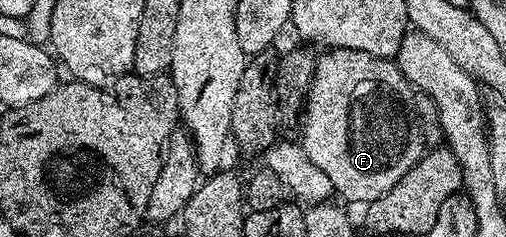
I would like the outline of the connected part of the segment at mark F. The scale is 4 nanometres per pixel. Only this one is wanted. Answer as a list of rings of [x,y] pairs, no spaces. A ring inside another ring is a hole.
[[[341,47],[331,48],[327,52],[325,59],[321,58],[316,64],[316,74],[312,77],[312,85],[308,88],[308,97],[306,100],[306,110],[302,115],[302,124],[304,123],[304,139],[302,138],[303,149],[310,161],[322,169],[332,182],[333,192],[339,194],[344,199],[349,199],[352,203],[361,203],[367,205],[382,197],[382,193],[390,193],[402,177],[417,163],[424,154],[426,154],[426,144],[424,135],[421,131],[421,124],[418,122],[417,110],[414,106],[414,88],[408,82],[408,78],[396,67],[395,62],[390,59],[379,59],[370,57],[370,53],[362,53],[358,49],[342,49]]]

